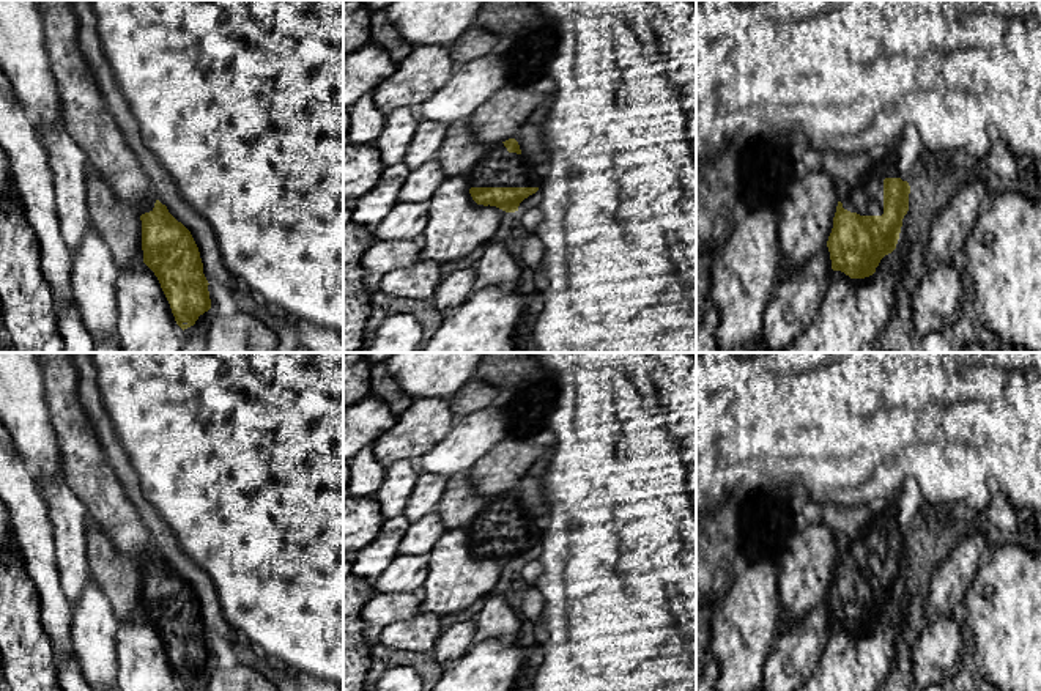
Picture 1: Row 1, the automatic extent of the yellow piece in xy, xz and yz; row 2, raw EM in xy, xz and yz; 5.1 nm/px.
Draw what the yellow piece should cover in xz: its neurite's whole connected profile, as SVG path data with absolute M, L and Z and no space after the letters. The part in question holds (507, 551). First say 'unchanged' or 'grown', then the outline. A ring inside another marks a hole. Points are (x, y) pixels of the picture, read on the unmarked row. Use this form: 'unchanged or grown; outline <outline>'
grown; outline M515 491L491 497L469 524L469 546L477 557L518 564L520 556L542 538L542 521L531 516Z

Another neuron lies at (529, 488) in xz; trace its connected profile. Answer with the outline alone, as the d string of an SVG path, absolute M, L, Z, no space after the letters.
M542 456L532 464L515 488L515 493L520 496L521 507L539 521L543 521L548 515L548 504L543 491L543 475L548 464L550 456Z

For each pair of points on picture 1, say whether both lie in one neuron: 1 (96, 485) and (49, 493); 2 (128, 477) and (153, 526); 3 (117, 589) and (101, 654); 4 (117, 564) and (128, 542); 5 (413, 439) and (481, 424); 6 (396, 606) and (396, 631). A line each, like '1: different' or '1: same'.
1: different
2: same
3: different
4: different
5: different
6: different

